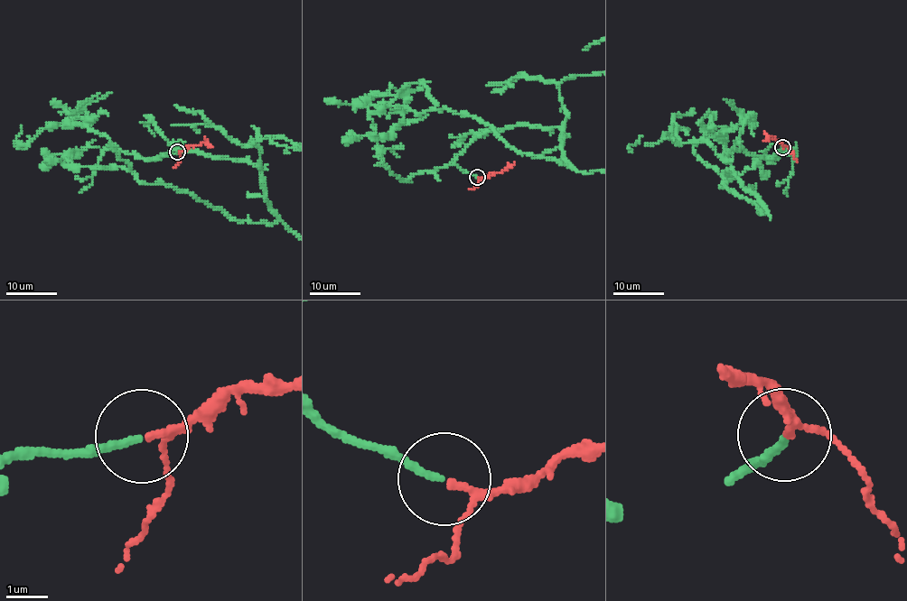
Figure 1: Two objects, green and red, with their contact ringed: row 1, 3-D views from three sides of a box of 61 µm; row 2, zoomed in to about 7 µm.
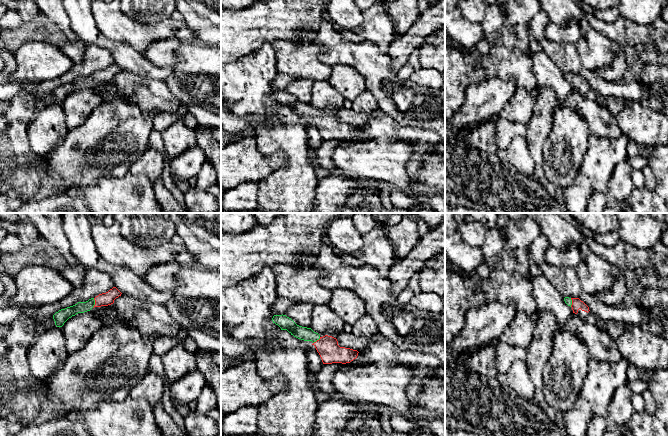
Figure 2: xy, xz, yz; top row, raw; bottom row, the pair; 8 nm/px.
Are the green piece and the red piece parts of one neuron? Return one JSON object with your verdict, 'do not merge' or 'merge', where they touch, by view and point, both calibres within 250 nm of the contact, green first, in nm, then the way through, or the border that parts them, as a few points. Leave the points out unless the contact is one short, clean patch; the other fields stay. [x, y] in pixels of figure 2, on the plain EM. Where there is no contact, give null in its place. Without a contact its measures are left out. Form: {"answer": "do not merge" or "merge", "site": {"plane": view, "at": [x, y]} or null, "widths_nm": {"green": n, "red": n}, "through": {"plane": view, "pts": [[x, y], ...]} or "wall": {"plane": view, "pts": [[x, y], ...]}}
{"answer": "merge", "site": {"plane": "xy", "at": [94, 79]}, "widths_nm": {"green": 90, "red": 110}, "through": {"plane": "xy", "pts": [[81, 83], [94, 79], [104, 75]]}}

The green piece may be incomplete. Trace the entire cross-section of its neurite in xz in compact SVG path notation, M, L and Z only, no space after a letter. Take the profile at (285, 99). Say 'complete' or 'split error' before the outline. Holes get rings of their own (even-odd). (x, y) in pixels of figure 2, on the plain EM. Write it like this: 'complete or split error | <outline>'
split error | M274 91L272 97L278 101L281 106L287 106L294 113L304 117L312 117L312 121L315 122L323 140L346 140L350 139L358 132L359 128L357 126L340 123L336 114L328 111L321 113L311 104L297 101L286 91Z

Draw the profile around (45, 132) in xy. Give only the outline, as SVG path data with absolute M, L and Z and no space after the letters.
M61 103L40 105L27 127L30 148L44 158L61 144L68 131Z

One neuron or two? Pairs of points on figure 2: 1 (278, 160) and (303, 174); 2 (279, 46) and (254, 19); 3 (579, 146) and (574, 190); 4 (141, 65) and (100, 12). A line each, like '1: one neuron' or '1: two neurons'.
1: two neurons
2: two neurons
3: two neurons
4: two neurons

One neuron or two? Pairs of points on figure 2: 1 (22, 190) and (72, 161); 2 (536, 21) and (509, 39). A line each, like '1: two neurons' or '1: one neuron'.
1: two neurons
2: two neurons

